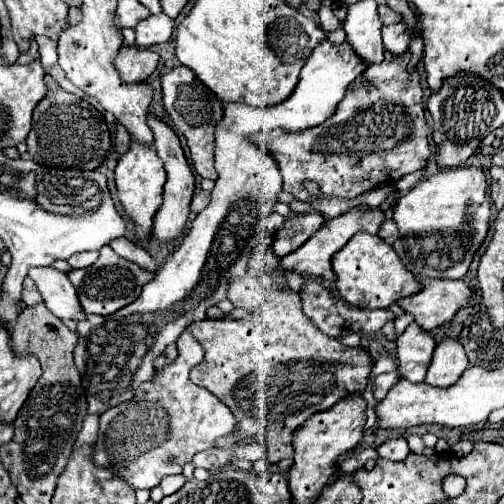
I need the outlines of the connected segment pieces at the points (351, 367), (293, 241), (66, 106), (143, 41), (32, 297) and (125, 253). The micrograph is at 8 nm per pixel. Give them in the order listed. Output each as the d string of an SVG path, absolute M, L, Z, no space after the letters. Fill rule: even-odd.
M246 271L244 279L232 279L232 287L228 287L228 299L234 307L248 309L248 315L238 321L204 319L186 327L192 335L196 335L196 339L200 339L204 347L204 359L190 371L190 379L192 383L206 387L220 401L224 401L238 421L236 435L220 437L216 441L216 449L228 449L252 439L266 449L266 457L270 459L270 463L278 463L292 457L292 433L308 417L318 411L330 409L348 393L364 391L372 369L370 355L362 347L344 347L338 339L330 339L320 333L300 311L298 293L272 283L272 273L254 275Z
M298 213L296 217L284 219L282 227L274 235L274 253L278 257L284 257L292 251L296 251L302 243L306 243L324 223L324 217L320 213Z
M50 75L44 77L46 95L36 105L32 115L32 131L26 139L28 153L36 163L54 163L70 169L96 169L110 151L110 131L104 121L104 115L94 109L86 99L66 93ZM42 139L52 139L48 145L42 145Z
M150 15L136 25L136 45L152 47L156 43L166 43L172 37L172 29L174 21L168 15Z
M26 277L24 279L24 291L22 291L22 301L24 301L24 305L36 305L36 303L42 303L42 295L40 295L40 291L36 289L36 285L34 285L34 281L30 279L30 277Z
M120 237L120 239L114 239L114 243L110 245L116 253L120 253L124 259L128 261L134 261L138 265L142 265L144 269L150 269L150 271L158 271L158 265L154 263L154 259L150 257L150 253L138 245L134 245L132 241L128 241L126 237Z

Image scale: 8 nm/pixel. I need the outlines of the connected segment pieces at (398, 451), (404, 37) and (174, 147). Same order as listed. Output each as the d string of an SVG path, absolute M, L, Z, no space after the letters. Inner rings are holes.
M392 439L382 443L378 449L378 455L382 459L390 459L390 461L404 461L408 455L408 443L406 439Z
M406 23L382 27L382 41L392 55L402 55L412 41L412 29Z
M148 115L146 123L150 125L150 129L154 133L154 149L160 155L160 159L164 161L164 169L166 169L166 177L168 177L164 183L164 203L154 217L154 233L152 235L158 241L172 241L184 233L184 225L190 215L190 199L194 195L194 175L192 175L192 169L188 167L188 161L180 147L180 139L174 133L174 129L170 125L166 125L164 121L160 121L156 115Z

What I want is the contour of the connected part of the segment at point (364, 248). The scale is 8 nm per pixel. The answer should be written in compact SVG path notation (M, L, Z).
M356 233L336 255L334 255L334 271L336 271L336 287L342 299L354 307L364 309L386 309L396 303L400 297L410 297L422 291L416 277L404 267L394 247L384 243L378 235Z

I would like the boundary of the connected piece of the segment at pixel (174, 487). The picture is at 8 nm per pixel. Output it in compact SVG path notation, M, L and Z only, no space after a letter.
M174 475L174 477L164 477L162 483L160 483L160 487L162 487L164 495L172 495L172 493L176 493L184 483L186 483L186 477L184 477L184 475Z

